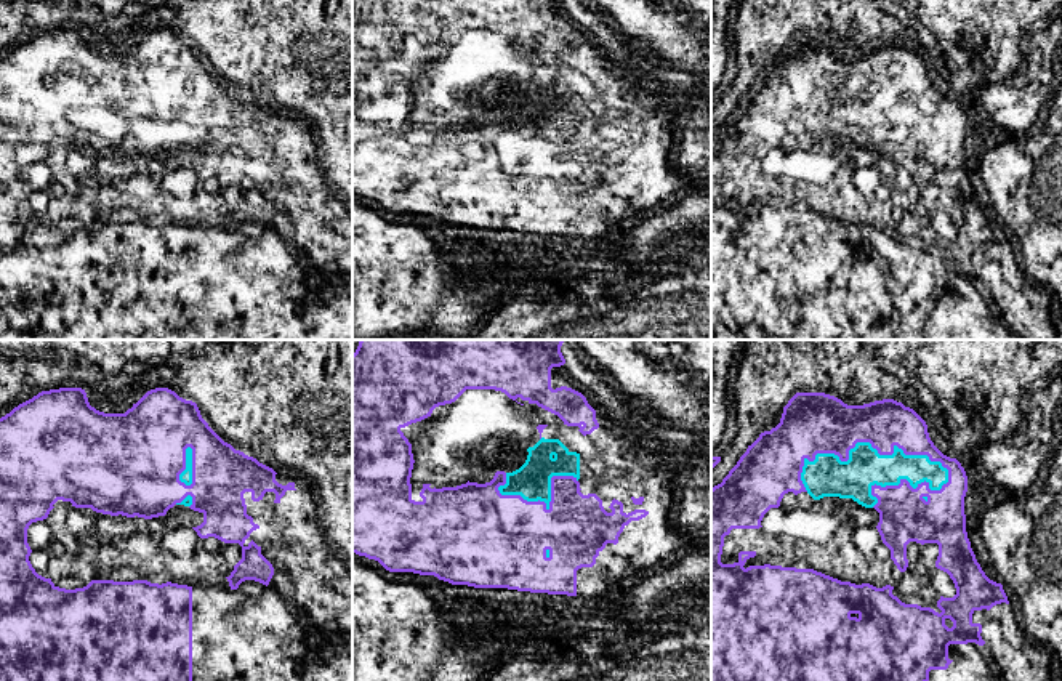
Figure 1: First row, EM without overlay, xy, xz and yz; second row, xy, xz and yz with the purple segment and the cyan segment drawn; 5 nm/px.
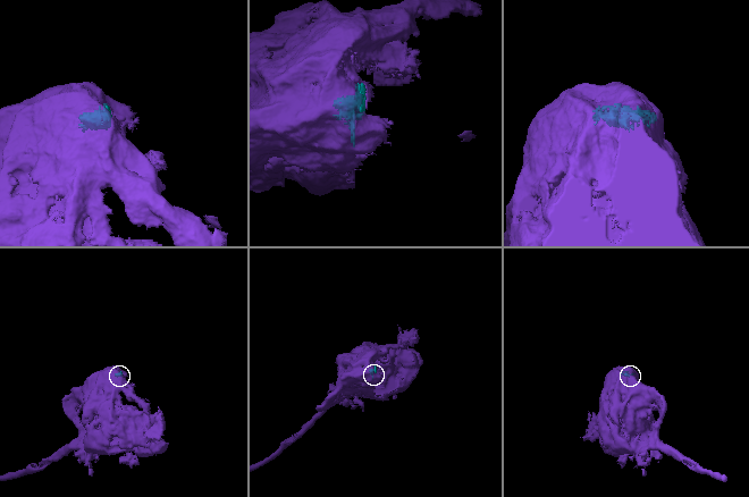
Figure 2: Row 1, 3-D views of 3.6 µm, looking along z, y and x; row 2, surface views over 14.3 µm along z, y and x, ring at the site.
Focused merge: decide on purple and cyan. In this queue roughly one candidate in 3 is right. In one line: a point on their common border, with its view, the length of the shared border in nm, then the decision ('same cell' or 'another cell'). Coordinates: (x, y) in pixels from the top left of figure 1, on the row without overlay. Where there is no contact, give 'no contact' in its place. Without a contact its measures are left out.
contact yz (864, 82); length 750 nm; same cell

